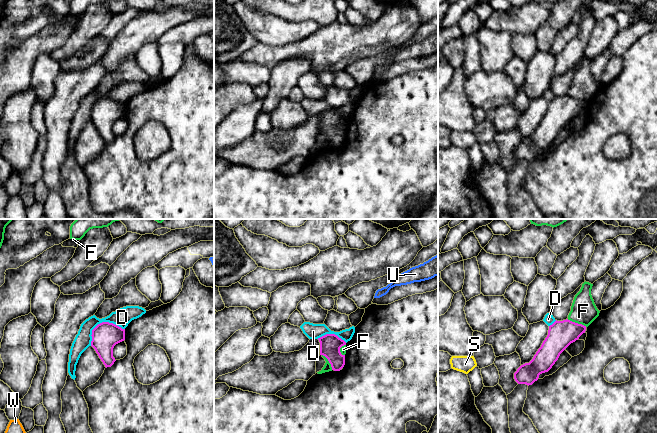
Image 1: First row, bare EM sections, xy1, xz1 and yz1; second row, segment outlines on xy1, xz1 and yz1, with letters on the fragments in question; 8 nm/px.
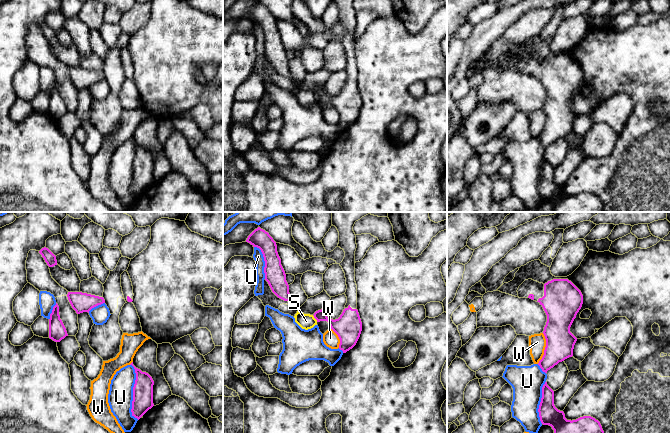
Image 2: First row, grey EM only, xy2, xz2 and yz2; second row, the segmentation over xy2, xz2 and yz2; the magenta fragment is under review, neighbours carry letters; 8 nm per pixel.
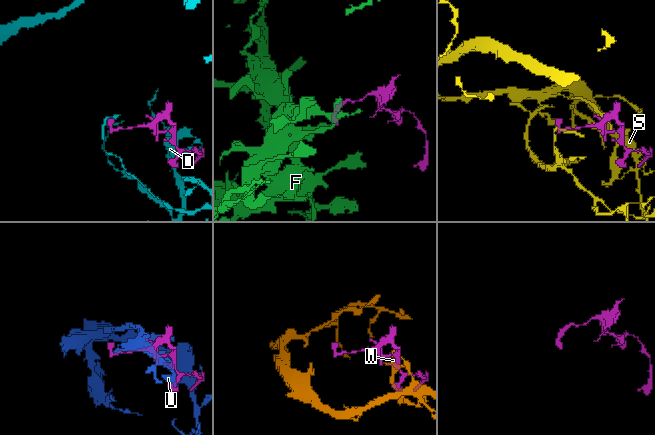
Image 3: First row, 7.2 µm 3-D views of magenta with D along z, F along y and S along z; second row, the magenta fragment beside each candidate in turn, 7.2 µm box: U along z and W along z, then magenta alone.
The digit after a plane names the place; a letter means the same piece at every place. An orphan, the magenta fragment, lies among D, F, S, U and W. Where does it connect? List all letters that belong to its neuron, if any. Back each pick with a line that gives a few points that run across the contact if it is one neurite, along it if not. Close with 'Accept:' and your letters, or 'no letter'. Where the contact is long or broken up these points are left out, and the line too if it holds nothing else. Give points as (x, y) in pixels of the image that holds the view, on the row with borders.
Accept: no letter

